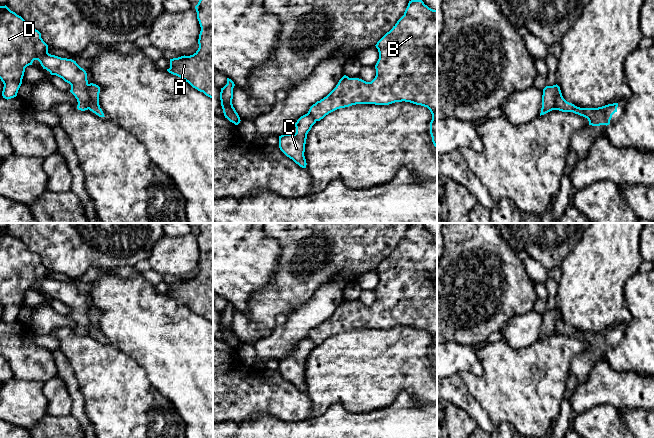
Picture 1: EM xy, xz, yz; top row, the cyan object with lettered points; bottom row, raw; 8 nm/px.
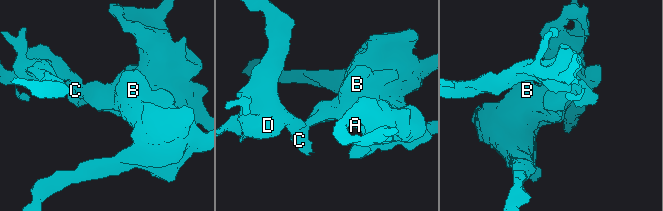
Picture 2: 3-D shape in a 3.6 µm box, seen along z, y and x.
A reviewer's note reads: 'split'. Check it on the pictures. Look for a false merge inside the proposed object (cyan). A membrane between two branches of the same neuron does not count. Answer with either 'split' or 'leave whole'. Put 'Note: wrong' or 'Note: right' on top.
Note: right
split

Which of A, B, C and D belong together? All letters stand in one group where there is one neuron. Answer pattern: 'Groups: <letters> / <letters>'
Groups: A B / C D

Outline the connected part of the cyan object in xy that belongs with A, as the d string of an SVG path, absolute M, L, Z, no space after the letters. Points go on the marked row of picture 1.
M199 0L195 9L201 27L199 48L193 55L170 59L170 68L167 71L213 99L213 0Z

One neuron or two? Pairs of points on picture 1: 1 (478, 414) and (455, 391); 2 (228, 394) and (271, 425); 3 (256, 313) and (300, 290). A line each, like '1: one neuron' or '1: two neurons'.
1: one neuron
2: two neurons
3: one neuron

